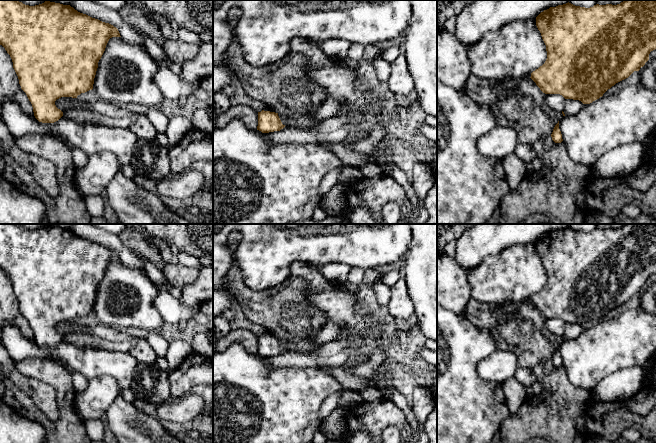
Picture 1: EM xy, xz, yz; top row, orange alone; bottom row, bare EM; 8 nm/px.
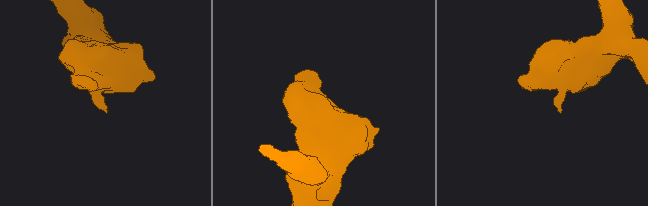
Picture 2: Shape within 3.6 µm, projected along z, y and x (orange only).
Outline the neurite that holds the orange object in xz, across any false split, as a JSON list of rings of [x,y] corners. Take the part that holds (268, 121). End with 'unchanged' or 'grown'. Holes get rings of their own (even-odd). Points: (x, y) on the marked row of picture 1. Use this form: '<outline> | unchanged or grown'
[[[264,111],[258,112],[258,126],[257,130],[262,133],[269,133],[274,131],[280,131],[285,125],[282,124],[278,113]]] | unchanged

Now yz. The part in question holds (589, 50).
[[[624,0],[620,4],[599,5],[585,8],[575,6],[571,3],[550,7],[536,17],[536,26],[541,33],[546,45],[547,59],[545,63],[531,73],[531,79],[536,83],[540,90],[545,94],[560,94],[565,99],[579,100],[583,104],[590,104],[599,99],[603,94],[616,83],[628,78],[634,71],[639,71],[649,60],[649,54],[656,49],[656,0]]] | unchanged

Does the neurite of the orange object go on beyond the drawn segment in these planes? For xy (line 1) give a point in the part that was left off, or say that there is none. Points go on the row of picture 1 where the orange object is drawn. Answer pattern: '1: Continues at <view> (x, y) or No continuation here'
1: No continuation here

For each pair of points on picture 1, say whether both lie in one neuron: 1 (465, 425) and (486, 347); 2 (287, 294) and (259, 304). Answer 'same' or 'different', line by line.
1: same
2: same

